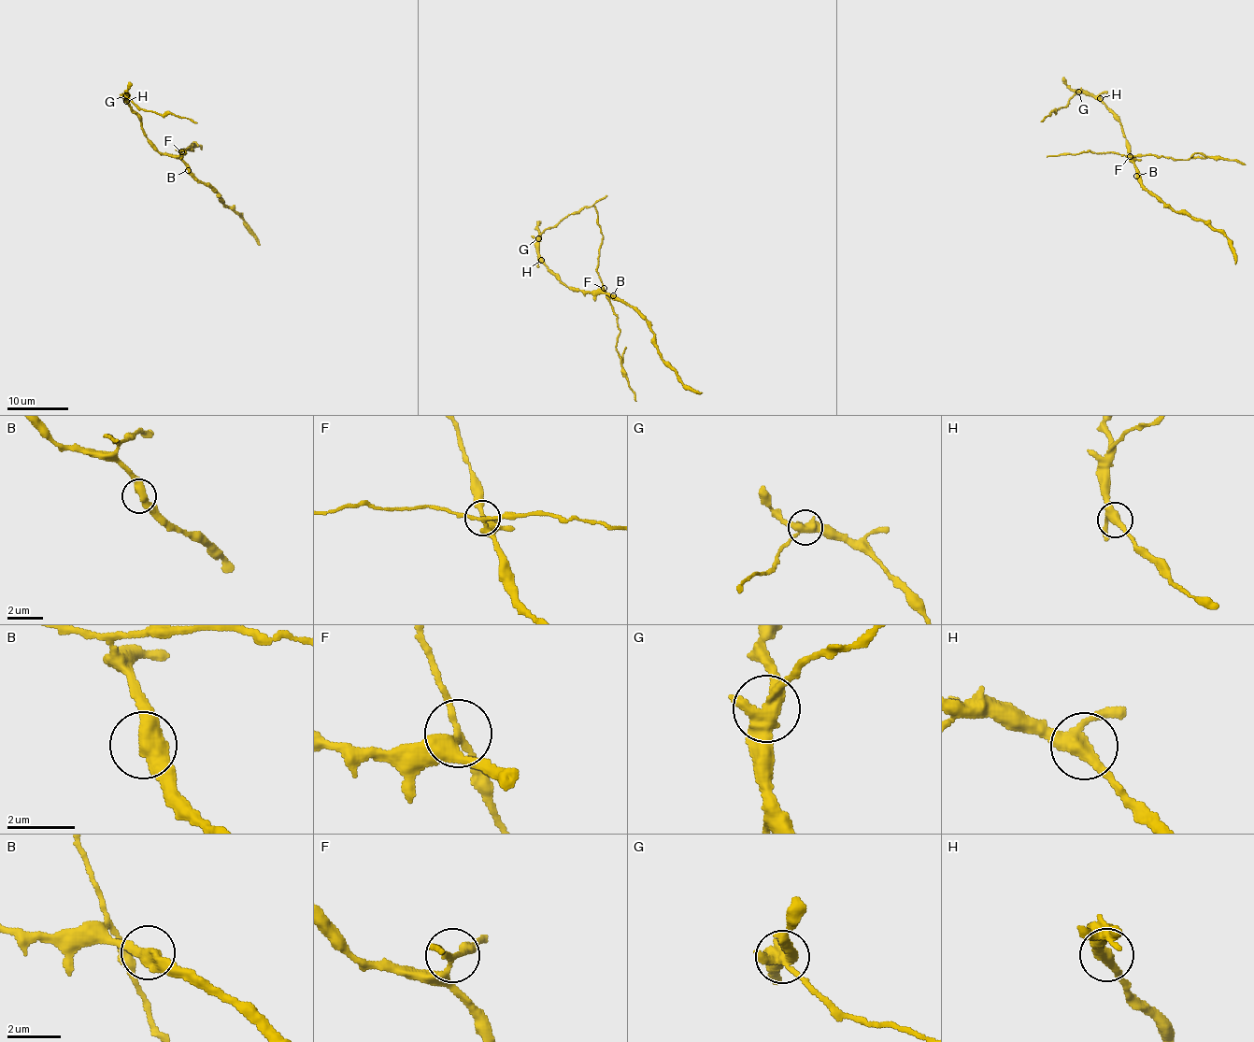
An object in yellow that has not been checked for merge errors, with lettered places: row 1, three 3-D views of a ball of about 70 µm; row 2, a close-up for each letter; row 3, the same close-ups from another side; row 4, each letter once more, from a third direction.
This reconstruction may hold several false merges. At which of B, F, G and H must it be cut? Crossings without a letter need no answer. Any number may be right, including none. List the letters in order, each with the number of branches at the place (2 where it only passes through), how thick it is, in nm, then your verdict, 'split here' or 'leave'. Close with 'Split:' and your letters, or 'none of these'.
B: 2 branches meet; 460 nm thick; leave
F: 3 branches meet; 180 nm thick; split here
G: 3 branches meet; 400 nm thick; split here
H: 3 branches meet; 360 nm thick; leave
Split: F, G

